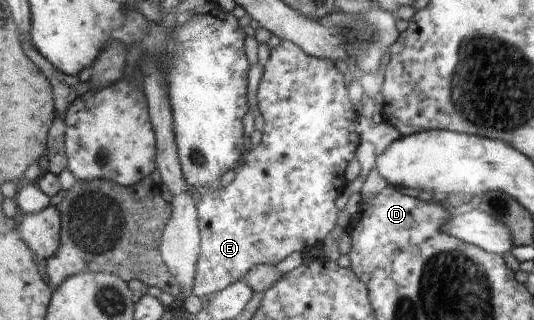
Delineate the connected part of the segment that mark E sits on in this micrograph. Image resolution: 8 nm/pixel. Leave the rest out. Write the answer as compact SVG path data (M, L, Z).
M281 41L279 45L270 50L269 60L264 64L263 75L257 91L258 108L263 116L265 126L262 131L261 144L250 149L245 159L245 164L241 165L241 170L236 172L233 182L225 190L216 189L214 192L200 195L199 202L195 203L198 227L200 230L200 251L196 264L196 275L194 276L194 285L192 294L197 298L209 296L213 292L223 291L230 284L241 281L251 268L257 265L277 265L284 258L287 258L293 252L301 252L307 248L318 246L319 242L335 229L335 220L337 220L337 208L335 208L335 198L343 193L345 188L345 168L349 160L355 156L355 150L359 146L359 134L355 130L355 114L349 96L347 96L347 86L343 88L343 76L337 72L335 63L330 60L318 59L306 53L304 49L293 44L291 41Z

